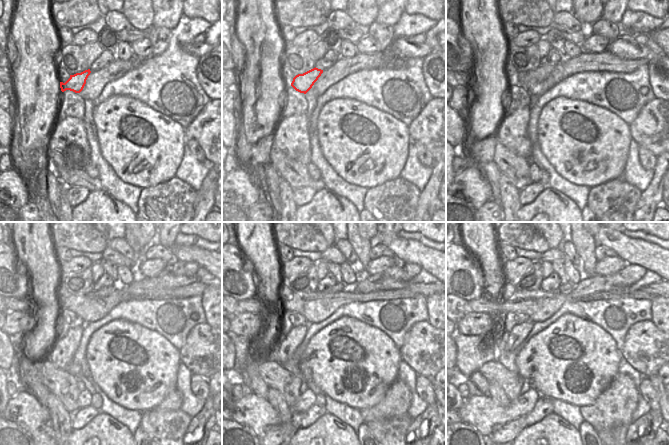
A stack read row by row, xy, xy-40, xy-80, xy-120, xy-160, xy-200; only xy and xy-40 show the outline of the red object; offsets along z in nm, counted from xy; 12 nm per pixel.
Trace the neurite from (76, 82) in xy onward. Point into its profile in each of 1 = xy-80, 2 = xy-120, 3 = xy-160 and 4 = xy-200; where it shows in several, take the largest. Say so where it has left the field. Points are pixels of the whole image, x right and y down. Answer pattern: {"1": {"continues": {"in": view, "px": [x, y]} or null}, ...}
{"1": {"continues": {"in": "xy-80", "px": [540, 74]}}, "2": {"continues": {"in": "xy-120", "px": [106, 291]}}, "3": {"continues": {"in": "xy-160", "px": [338, 287]}}, "4": {"continues": {"in": "xy-200", "px": [567, 288]}}}

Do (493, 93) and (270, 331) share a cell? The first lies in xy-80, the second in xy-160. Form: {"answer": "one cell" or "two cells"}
{"answer": "one cell"}

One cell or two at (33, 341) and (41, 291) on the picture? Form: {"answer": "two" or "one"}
{"answer": "one"}

